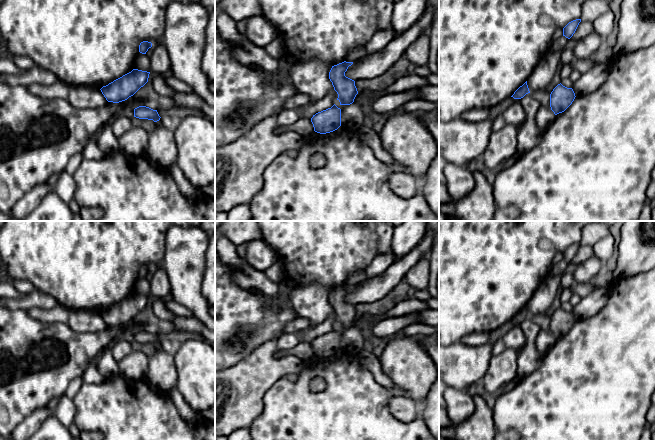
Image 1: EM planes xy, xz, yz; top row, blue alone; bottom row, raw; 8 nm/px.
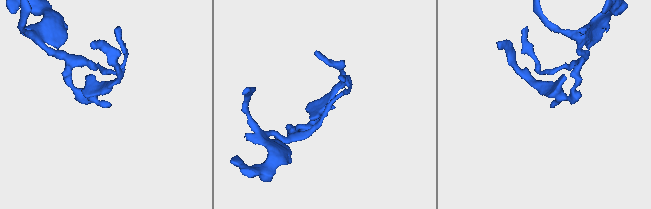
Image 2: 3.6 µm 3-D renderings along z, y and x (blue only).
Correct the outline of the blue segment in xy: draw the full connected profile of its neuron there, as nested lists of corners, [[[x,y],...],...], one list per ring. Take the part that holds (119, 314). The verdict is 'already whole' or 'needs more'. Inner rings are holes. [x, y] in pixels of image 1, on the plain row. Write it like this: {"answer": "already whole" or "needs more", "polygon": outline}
{"answer": "already whole", "polygon": [[[133,293],[100,314],[108,326],[119,327],[133,320],[143,311],[148,306],[149,298],[150,296],[147,295]]]}

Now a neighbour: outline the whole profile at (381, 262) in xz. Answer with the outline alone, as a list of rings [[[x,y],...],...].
[[[392,252],[377,254],[365,269],[367,278],[379,276],[395,262]]]

